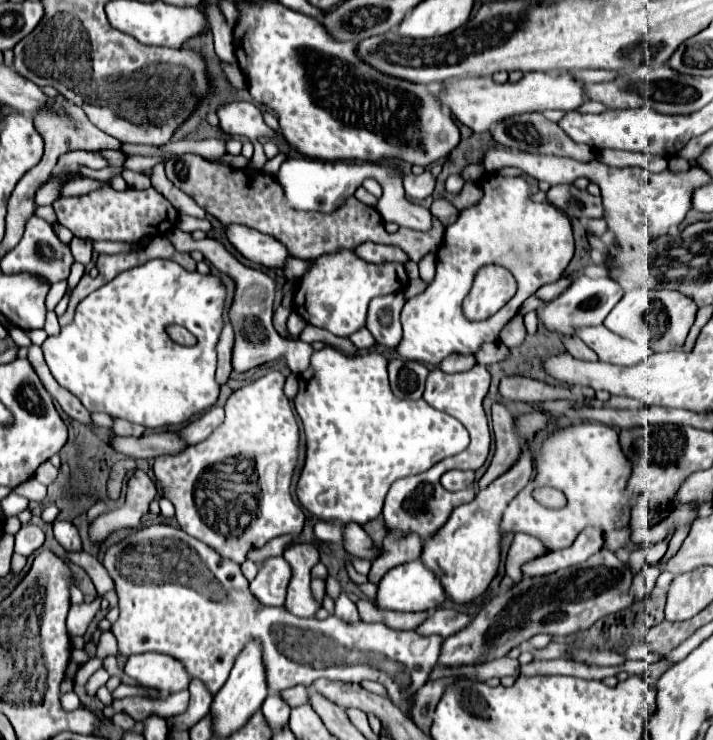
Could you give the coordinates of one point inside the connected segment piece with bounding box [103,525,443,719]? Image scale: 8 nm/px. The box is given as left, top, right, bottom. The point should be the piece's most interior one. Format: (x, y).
(178, 596)

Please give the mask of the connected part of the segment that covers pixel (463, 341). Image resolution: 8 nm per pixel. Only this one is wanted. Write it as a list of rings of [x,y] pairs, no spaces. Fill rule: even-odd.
[[[499,173],[483,175],[477,185],[483,191],[483,197],[477,205],[467,207],[459,213],[457,221],[445,229],[443,245],[436,253],[436,272],[431,285],[417,297],[409,299],[401,311],[401,323],[403,323],[403,339],[397,345],[397,353],[403,355],[403,359],[421,361],[429,365],[439,365],[447,355],[459,353],[459,355],[475,355],[483,343],[495,343],[499,339],[499,331],[517,315],[521,303],[533,295],[539,287],[547,283],[555,283],[565,267],[569,265],[575,245],[573,245],[573,231],[571,223],[565,213],[561,213],[557,207],[553,207],[547,201],[531,201],[531,185],[523,177],[503,177]],[[485,265],[499,265],[507,267],[517,281],[517,293],[509,299],[505,307],[501,307],[495,315],[483,319],[483,321],[469,321],[463,313],[463,299],[467,297],[475,273]]]

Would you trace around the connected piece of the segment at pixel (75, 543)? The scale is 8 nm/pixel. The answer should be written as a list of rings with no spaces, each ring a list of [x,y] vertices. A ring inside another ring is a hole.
[[[55,519],[53,521],[53,533],[55,533],[55,539],[61,543],[61,547],[65,551],[79,551],[81,549],[79,531],[77,531],[77,527],[71,521]]]

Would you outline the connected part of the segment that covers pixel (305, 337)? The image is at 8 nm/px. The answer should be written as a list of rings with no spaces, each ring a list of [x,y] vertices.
[[[307,325],[307,327],[301,331],[299,339],[301,339],[301,341],[305,341],[305,343],[313,343],[313,341],[325,341],[325,343],[329,343],[329,345],[337,345],[337,347],[345,349],[347,353],[355,353],[355,351],[357,351],[357,349],[355,349],[355,347],[349,343],[349,339],[335,337],[335,335],[331,335],[329,331],[319,329],[319,327],[313,327],[313,325]]]

